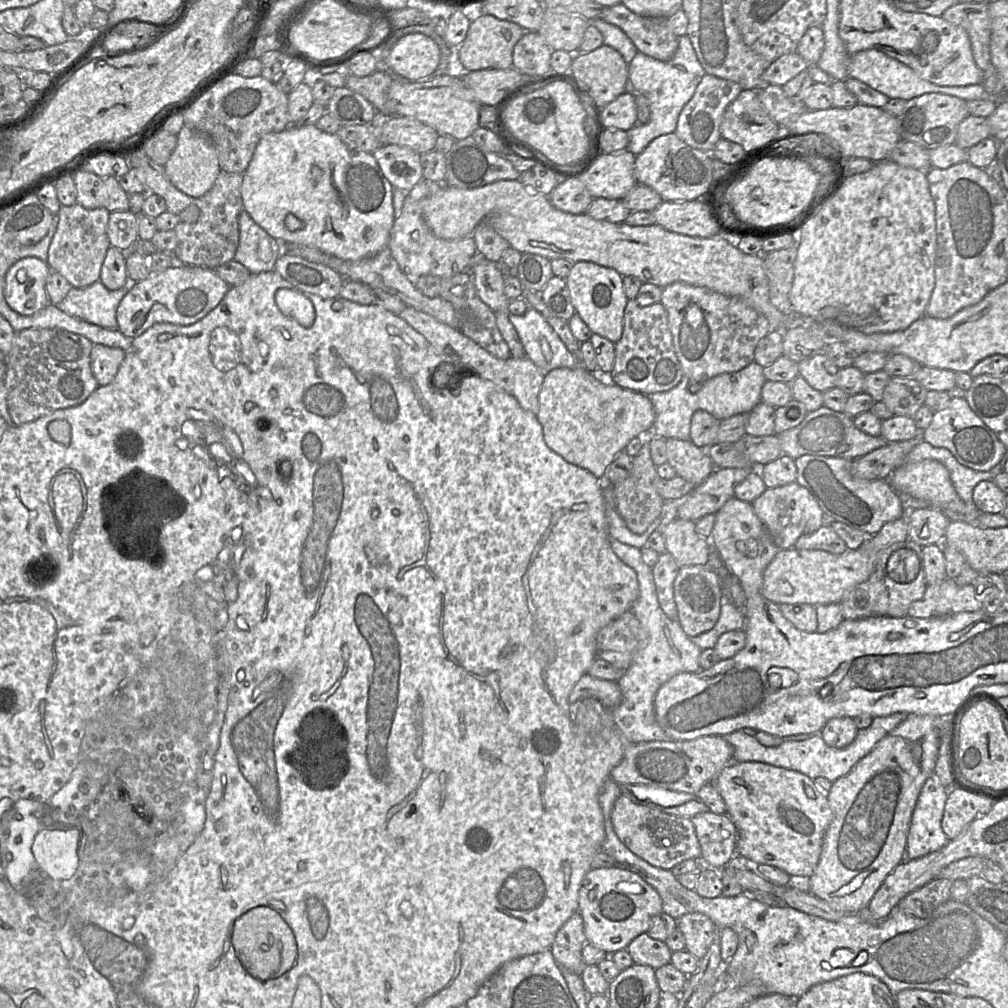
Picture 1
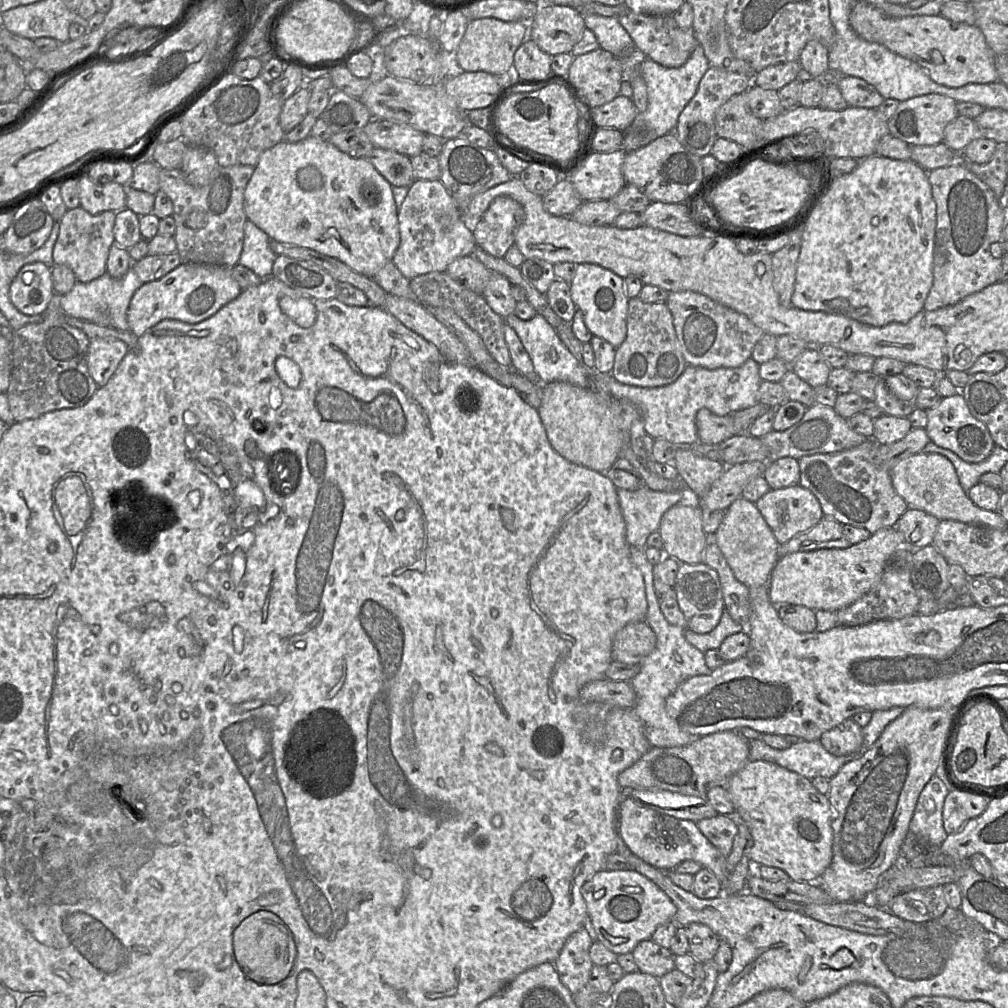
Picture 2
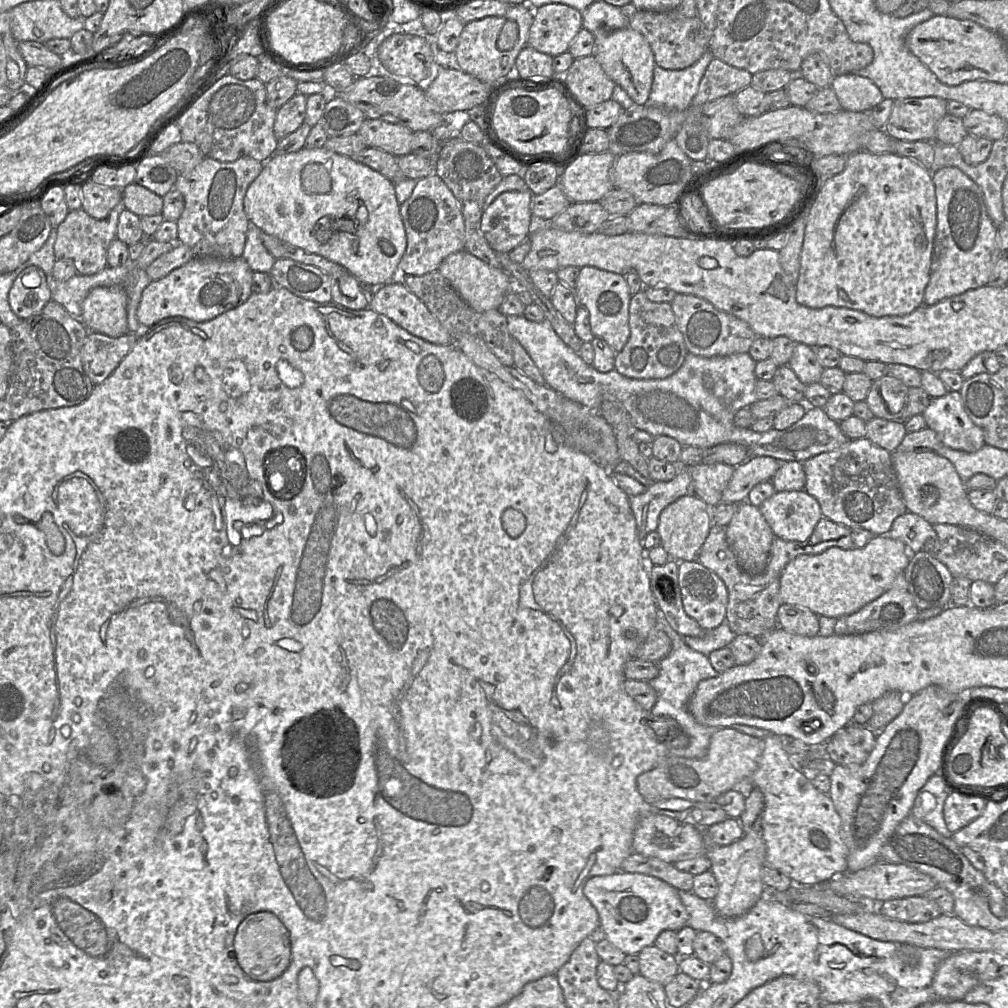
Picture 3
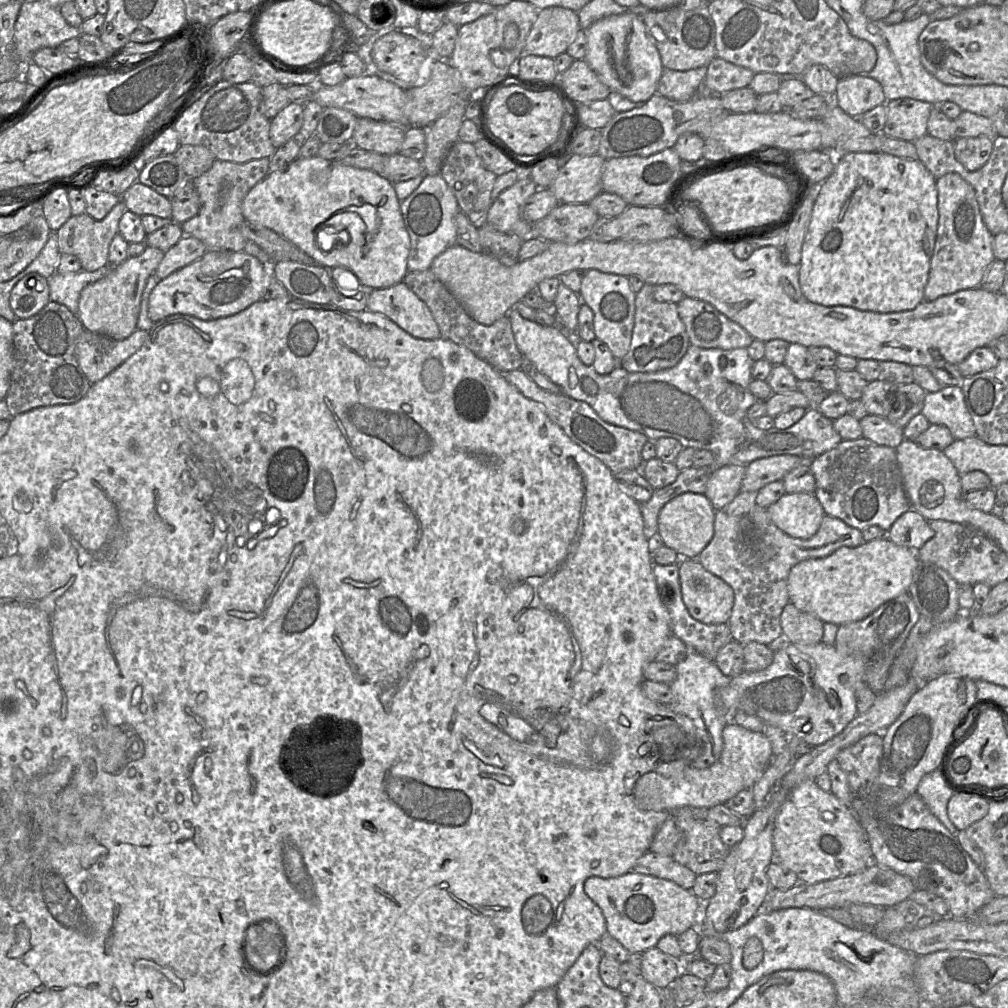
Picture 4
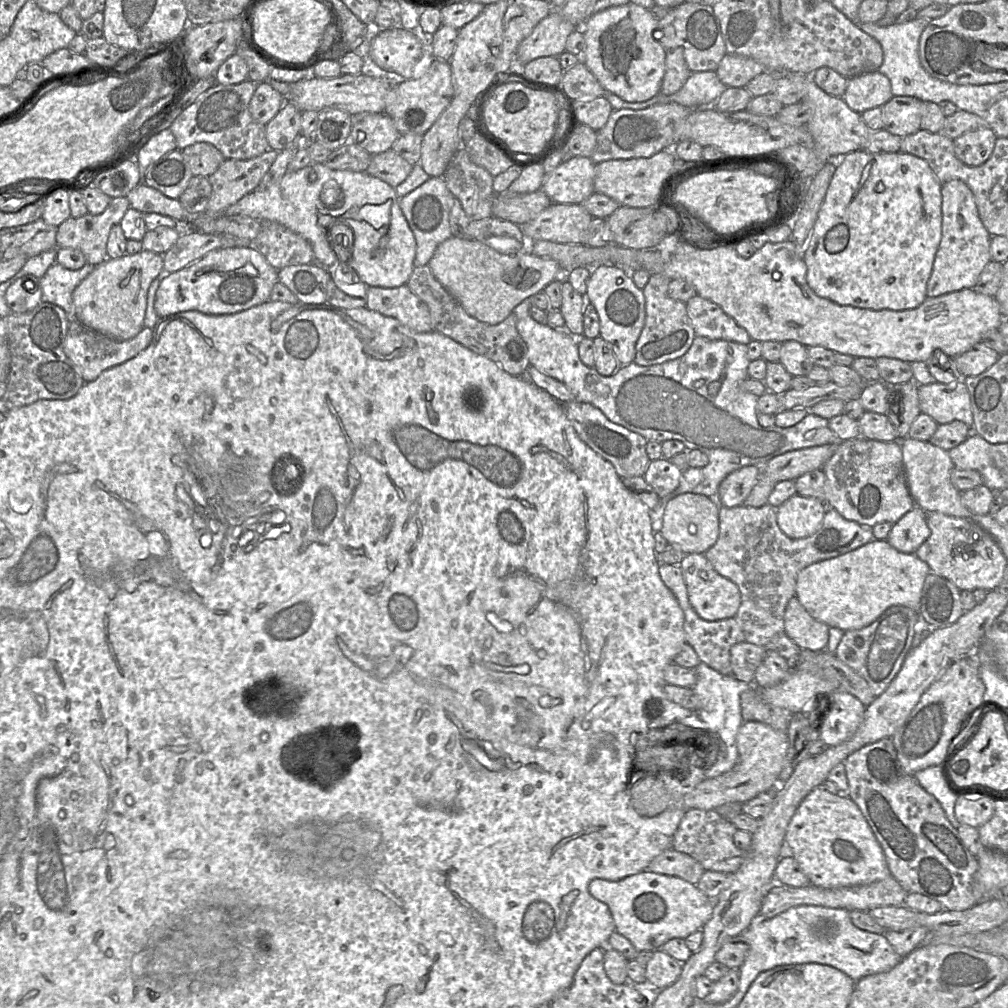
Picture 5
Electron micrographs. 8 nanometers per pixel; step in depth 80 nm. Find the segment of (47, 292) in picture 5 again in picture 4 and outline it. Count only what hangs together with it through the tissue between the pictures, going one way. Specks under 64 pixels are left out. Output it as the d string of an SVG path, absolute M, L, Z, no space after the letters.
M111 265L101 267L94 272L81 270L76 273L56 272L49 278L50 301L66 306L74 315L78 313L81 291L90 283L103 278L111 270Z

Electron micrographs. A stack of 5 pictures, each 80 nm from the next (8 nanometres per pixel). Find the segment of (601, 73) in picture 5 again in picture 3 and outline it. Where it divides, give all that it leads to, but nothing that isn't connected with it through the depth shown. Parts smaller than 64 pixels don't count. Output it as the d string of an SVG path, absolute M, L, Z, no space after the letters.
M630 27L613 31L596 45L594 55L608 77L621 86L637 105L647 105L656 63L642 34Z

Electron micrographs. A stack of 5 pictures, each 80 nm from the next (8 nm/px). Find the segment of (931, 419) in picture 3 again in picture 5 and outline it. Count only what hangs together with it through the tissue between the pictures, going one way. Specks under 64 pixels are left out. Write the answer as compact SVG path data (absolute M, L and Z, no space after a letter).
M963 379L948 384L933 382L918 385L917 389L921 413L930 416L939 425L961 421L973 432L970 396Z

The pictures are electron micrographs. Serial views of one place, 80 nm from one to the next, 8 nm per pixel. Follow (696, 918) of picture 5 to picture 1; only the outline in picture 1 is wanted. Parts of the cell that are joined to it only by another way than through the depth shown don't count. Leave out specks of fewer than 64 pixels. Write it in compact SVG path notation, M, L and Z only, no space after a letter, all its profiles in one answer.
M623 868L591 869L579 889L578 913L583 919L587 943L607 954L626 950L637 936L647 933L652 918L662 912L658 892L638 874Z

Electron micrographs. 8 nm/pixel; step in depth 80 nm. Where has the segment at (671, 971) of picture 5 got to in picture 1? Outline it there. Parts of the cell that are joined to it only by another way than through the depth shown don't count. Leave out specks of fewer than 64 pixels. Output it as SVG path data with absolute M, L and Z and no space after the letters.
M647 933L637 936L626 948L634 964L654 970L670 964L671 954L664 942L652 939Z

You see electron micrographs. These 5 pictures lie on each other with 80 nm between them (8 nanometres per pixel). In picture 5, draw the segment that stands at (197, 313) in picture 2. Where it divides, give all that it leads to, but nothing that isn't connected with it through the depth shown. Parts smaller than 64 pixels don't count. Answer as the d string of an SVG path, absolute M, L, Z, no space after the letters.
M252 245L215 249L185 268L165 274L154 308L159 317L186 311L209 315L242 312L270 300L271 291L279 282L278 271Z

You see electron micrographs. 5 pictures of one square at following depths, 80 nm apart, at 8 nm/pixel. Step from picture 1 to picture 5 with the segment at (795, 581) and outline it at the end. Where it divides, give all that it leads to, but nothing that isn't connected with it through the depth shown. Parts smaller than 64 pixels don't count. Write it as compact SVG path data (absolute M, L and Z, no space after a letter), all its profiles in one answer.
M873 539L853 551L802 569L797 576L795 596L814 619L843 631L856 630L870 625L894 605L906 606L918 612L923 584L930 572L929 565L914 554L898 551L887 540Z

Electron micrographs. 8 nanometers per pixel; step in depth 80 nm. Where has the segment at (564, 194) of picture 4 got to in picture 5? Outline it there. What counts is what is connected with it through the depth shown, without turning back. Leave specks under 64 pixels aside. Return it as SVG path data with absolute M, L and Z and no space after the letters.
M572 156L546 175L541 189L553 203L581 204L595 192L596 165L590 157Z

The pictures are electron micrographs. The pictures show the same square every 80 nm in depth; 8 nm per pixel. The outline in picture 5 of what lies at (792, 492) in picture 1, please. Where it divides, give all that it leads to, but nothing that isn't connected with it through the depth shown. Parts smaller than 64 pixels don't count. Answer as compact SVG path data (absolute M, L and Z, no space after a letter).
M795 494L777 507L777 524L790 538L806 538L818 530L827 508L819 499Z

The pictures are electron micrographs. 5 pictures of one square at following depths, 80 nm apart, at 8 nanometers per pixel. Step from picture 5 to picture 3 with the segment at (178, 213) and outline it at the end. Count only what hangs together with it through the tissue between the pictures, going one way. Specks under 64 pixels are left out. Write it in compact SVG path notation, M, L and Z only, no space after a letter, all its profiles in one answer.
M134 182L122 189L122 206L139 217L154 216L161 214L163 198Z

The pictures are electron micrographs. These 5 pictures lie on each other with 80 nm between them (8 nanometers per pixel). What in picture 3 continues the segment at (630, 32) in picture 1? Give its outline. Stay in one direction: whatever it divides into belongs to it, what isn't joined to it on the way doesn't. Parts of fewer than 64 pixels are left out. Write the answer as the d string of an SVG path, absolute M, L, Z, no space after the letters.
M639 10L628 18L628 26L646 39L654 55L655 63L669 70L680 70L693 65L705 51L713 32L707 30L698 16L687 18L676 10L647 11Z

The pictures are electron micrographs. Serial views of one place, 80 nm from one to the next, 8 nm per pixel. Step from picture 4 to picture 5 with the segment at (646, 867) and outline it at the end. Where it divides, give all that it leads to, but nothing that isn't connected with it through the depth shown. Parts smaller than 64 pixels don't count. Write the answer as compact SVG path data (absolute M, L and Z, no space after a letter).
M672 848L663 851L654 858L646 870L676 876L692 884L697 884L705 872L702 864L696 859Z

